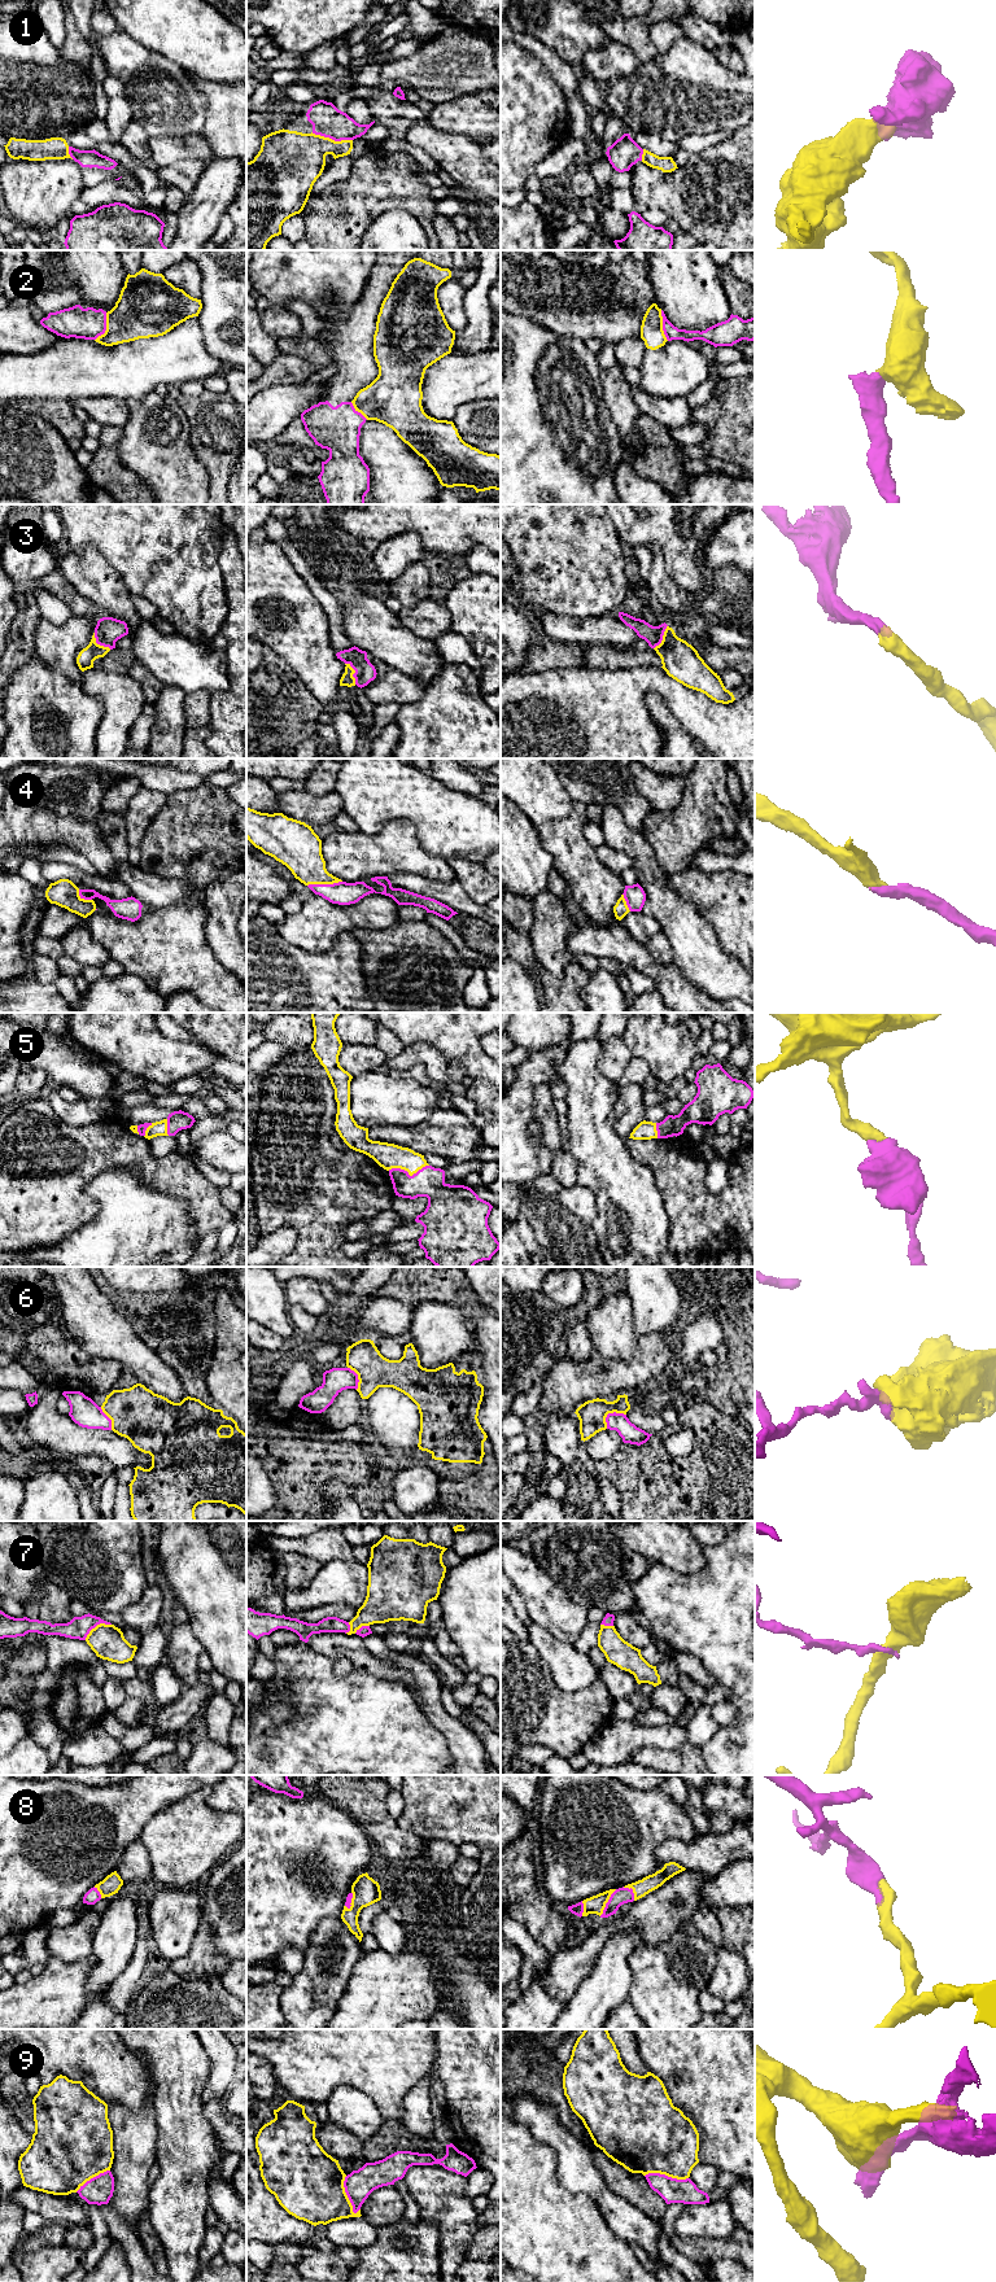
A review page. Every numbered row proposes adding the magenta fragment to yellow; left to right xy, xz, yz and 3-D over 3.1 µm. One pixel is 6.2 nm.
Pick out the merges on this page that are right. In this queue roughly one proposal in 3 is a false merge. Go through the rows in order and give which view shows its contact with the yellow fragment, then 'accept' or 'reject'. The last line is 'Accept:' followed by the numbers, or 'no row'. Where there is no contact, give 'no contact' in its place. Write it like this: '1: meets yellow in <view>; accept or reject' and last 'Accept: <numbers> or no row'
1: meets yellow in xz; accept
2: meets yellow in yz; reject
3: meets yellow in xz; accept
4: meets yellow in xz; accept
5: meets yellow in xz; accept
6: meets yellow in yz; reject
7: meets yellow in xy; reject
8: meets yellow in yz; accept
9: meets yellow in yz; reject
Accept: 1, 3, 4, 5, 8

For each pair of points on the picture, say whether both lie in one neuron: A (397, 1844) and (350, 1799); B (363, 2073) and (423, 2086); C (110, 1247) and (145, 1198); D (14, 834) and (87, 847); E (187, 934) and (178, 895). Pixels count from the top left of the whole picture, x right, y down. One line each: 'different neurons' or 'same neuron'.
A: same neuron
B: different neurons
C: same neuron
D: same neuron
E: different neurons

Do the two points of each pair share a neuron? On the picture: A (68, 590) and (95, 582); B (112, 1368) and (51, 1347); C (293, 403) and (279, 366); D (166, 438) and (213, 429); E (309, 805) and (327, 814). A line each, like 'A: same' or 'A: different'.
A: different
B: same
C: different
D: different
E: same

